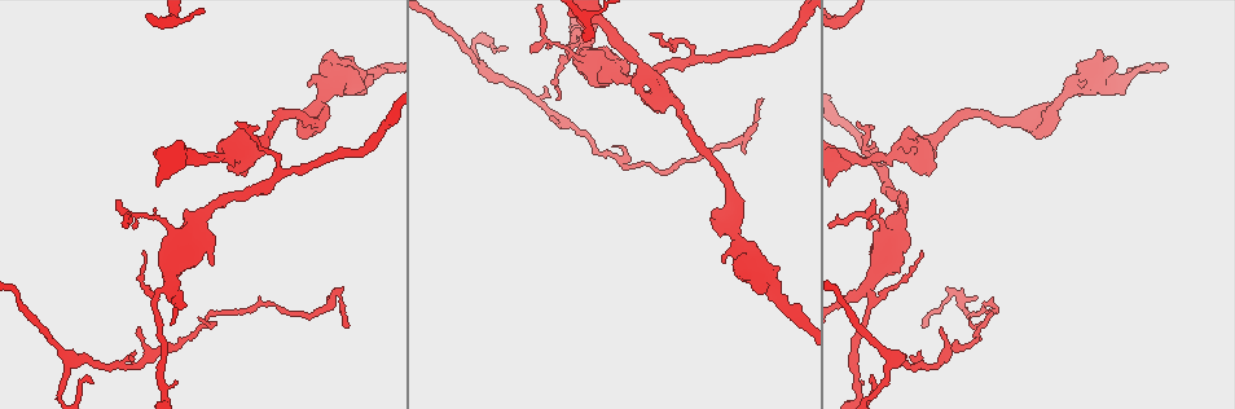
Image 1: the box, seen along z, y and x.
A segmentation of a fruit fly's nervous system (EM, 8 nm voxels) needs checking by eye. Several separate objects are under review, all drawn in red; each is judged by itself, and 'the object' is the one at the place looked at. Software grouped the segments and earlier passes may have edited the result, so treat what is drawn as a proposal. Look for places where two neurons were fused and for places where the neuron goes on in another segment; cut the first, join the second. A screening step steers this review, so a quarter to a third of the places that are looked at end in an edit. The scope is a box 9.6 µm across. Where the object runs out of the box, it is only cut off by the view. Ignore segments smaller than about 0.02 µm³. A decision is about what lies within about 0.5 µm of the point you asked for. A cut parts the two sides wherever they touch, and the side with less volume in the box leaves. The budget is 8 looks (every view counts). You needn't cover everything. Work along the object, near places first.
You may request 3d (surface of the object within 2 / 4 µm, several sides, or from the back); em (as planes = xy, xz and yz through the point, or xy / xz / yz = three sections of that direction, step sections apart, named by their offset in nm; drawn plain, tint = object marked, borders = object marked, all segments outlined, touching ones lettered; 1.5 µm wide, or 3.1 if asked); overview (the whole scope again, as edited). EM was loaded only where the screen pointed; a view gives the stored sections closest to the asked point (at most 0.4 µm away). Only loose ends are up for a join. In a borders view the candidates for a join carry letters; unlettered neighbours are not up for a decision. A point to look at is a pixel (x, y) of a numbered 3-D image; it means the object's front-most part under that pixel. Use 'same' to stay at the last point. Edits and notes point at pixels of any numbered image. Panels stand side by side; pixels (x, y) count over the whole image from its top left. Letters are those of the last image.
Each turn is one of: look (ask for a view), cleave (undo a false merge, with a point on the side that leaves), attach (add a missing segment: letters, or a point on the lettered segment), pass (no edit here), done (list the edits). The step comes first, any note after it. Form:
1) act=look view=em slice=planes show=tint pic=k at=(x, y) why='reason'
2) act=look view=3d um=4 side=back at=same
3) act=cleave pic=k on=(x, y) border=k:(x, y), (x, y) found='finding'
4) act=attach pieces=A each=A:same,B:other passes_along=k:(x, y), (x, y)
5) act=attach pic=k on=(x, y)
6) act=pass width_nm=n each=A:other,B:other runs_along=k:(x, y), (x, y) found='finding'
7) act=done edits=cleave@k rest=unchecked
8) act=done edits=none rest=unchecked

act=look view=3d um=4 pic=1 at=(237, 123) why='free end'

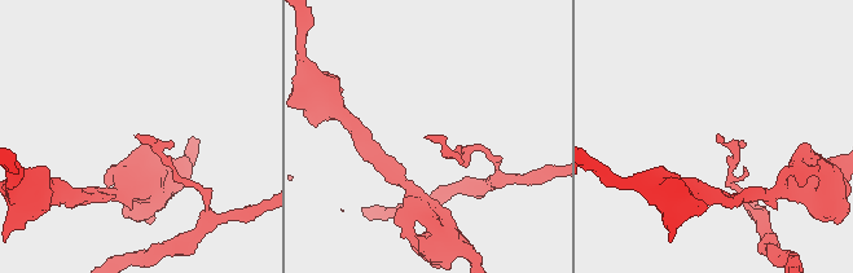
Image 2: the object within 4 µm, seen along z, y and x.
act=look view=em slice=xz step=4 show=borders pic=2 at=(139, 133) why='need the tissue'

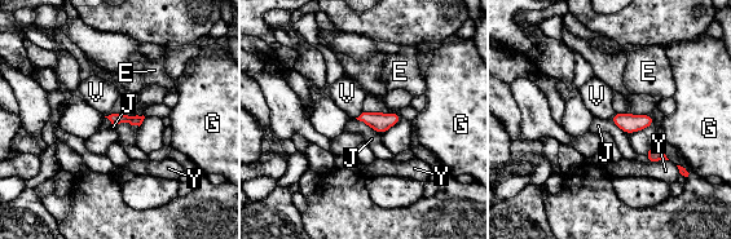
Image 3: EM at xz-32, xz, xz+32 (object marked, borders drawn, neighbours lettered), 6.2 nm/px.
act=look view=em slice=planes show=borders at=same

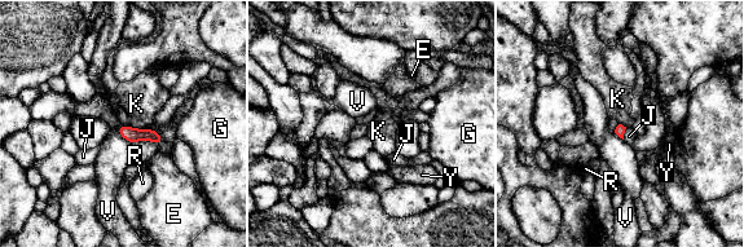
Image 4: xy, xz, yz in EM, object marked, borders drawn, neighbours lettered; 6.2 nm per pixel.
act=pass each=E:other,G:other,J:other,K:other,R:other,V:other,Y:other runs_along=4:(120, 129), (159, 140) found='none of them fits'

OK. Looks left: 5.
act=look view=3d um=4 pic=1 at=(506, 49) why='thin end'

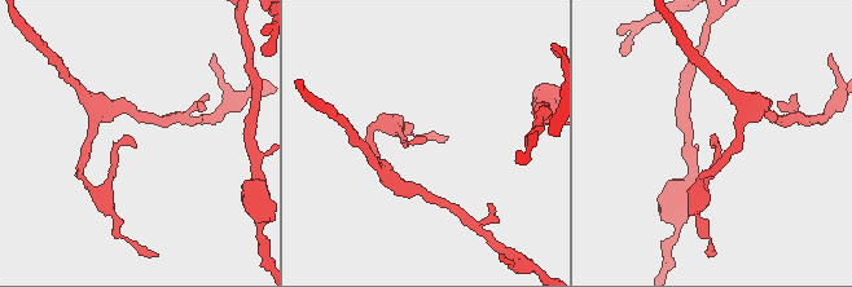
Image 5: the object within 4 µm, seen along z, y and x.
act=look view=em slice=planes show=borders pic=5 at=(423, 139)

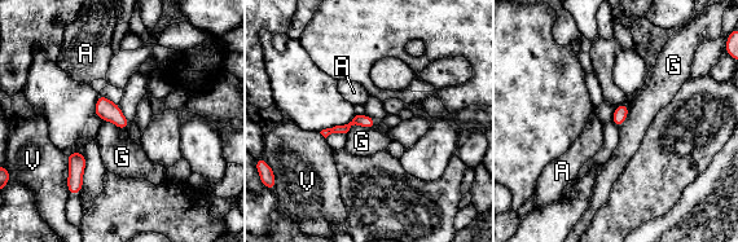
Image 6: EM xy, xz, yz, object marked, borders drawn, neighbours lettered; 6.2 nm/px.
act=pass width_nm=80 each=A:other,G:other,V:other border=6:(376, 126), (354, 124), (346, 132) found='none of them fits'

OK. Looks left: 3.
act=look view=3d um=2 pic=1 at=(760, 99) why='tapers out'

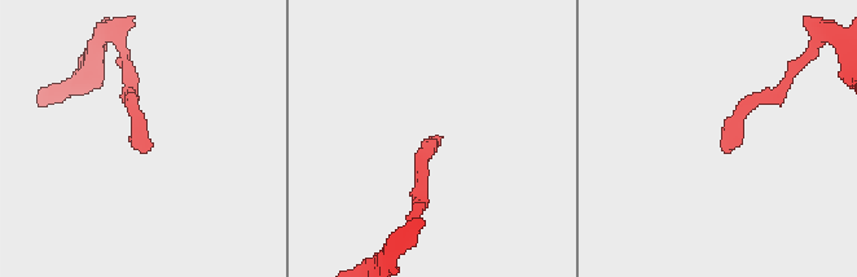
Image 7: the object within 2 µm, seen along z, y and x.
act=look view=em slice=xz step=4 show=tint pic=7 at=(723, 149)

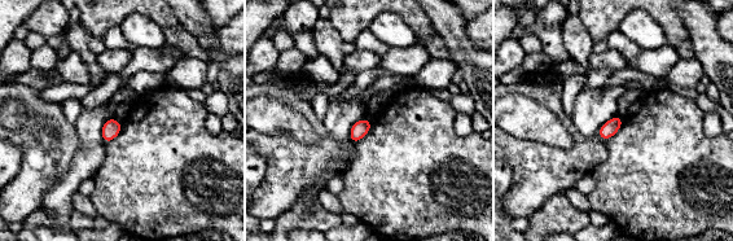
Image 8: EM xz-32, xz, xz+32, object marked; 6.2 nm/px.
act=look view=em slice=planes show=borders at=same why='cut it another way'

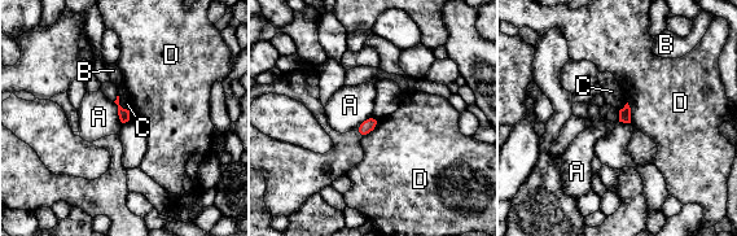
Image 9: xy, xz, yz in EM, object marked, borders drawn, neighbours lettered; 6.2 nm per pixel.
act=pass each=A:other,B:other,C:other,D:other border=9:(113, 101), (122, 123) found='none of them fits'

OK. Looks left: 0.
act=done edits=none rest=unchecked

